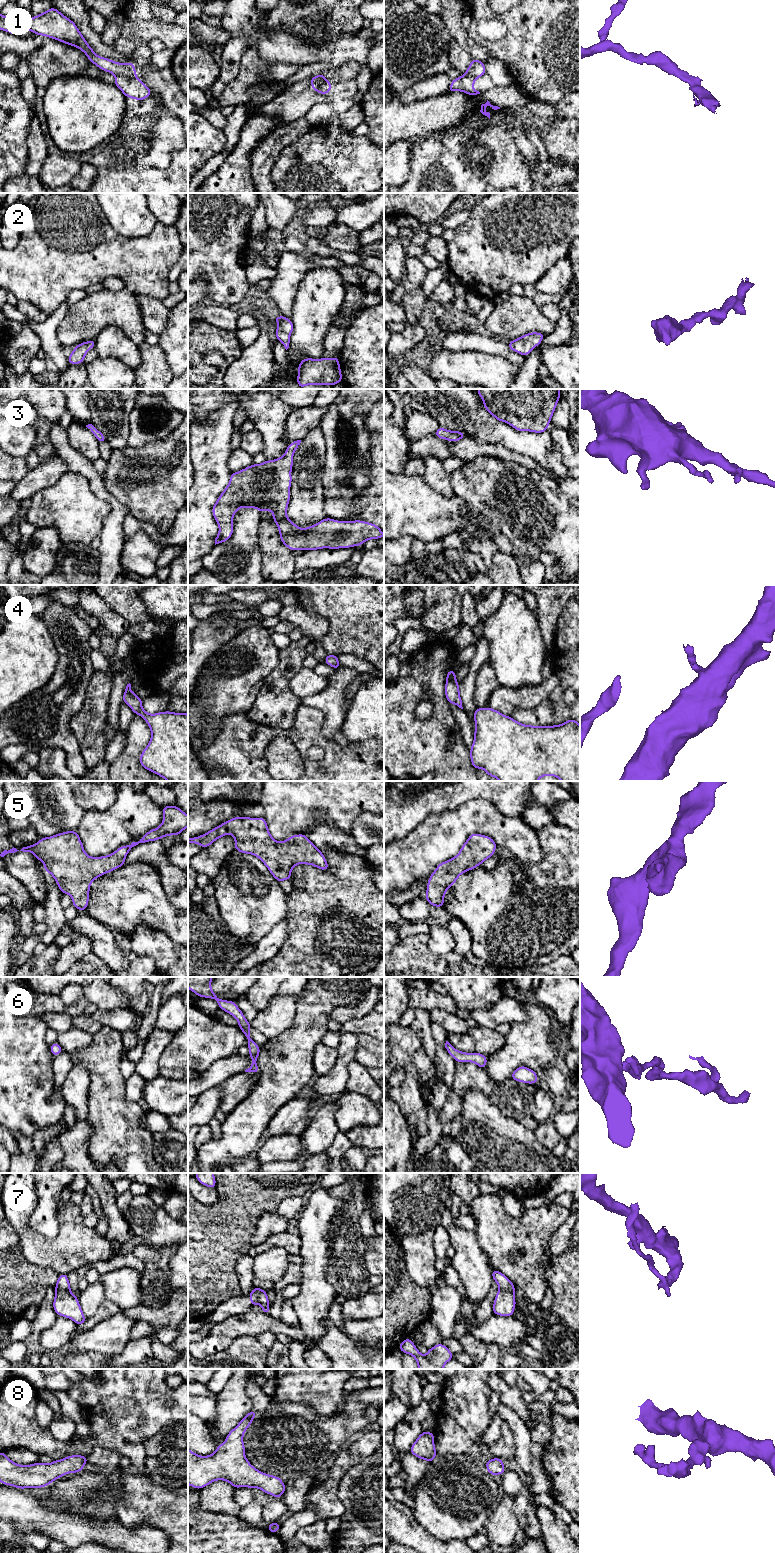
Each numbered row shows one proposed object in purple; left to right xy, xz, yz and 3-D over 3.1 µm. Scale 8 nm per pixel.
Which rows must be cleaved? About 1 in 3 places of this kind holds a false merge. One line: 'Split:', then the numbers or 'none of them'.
Split: 1, 7

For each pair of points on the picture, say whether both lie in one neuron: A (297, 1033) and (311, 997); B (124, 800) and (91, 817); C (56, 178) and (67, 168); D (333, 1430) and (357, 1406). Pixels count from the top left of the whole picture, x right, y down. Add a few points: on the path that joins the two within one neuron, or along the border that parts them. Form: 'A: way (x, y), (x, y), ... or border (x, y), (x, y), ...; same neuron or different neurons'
A: way (306, 1024), (310, 1020), (310, 1006); same neuron
B: way (117, 809), (109, 817), (100, 817); same neuron
C: way (59, 175), (64, 170); same neuron
D: way (339, 1426), (353, 1412); same neuron

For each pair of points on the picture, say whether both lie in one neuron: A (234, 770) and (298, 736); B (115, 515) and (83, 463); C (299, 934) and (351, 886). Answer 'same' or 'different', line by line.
A: same
B: same
C: same

